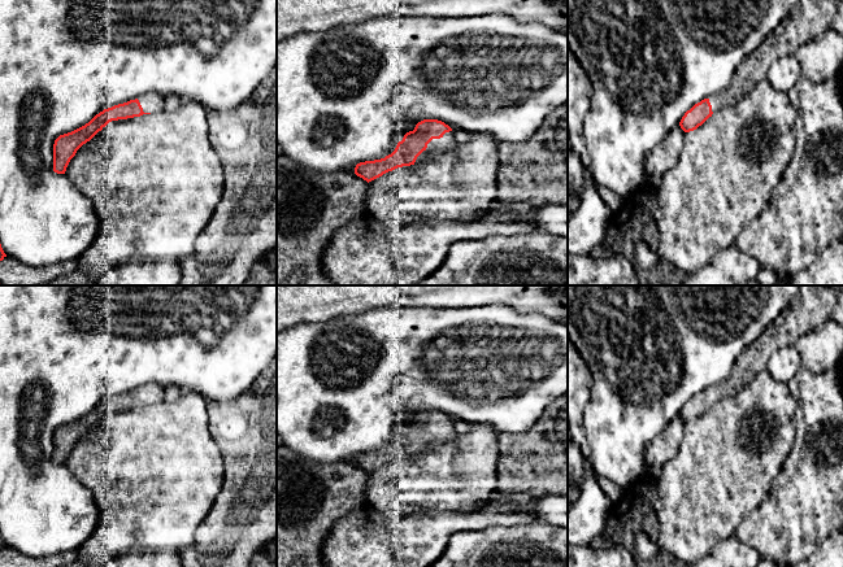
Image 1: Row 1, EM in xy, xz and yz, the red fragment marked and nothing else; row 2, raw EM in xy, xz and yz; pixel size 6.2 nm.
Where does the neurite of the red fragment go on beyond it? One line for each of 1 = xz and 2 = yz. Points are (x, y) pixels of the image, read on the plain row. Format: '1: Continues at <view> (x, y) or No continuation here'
1: Continues at xz (446, 434)
2: Continues at yz (813, 305)

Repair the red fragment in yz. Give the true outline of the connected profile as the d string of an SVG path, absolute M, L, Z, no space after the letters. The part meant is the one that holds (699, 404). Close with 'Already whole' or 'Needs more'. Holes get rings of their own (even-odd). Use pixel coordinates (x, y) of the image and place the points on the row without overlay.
M800 285L798 295L770 323L761 336L744 349L731 375L695 394L682 407L679 416L690 423L714 404L740 392L759 372L768 368L769 357L779 348L821 327L834 313L838 291L829 285Z. Needs more

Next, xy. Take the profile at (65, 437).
M145 384L139 389L104 400L84 416L60 426L53 435L53 462L65 464L77 441L90 432L109 413L153 405L164 400L164 388L158 384Z. Needs more

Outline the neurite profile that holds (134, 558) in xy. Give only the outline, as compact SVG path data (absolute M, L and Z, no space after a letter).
M130 550L103 567L182 567L179 550Z

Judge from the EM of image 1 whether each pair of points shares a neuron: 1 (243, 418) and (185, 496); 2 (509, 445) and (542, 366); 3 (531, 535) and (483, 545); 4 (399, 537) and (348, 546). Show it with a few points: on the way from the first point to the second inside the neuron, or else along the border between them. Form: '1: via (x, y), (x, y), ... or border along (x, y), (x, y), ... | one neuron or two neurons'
1: border along (208, 421), (211, 436), (224, 458) | two neurons
2: border along (541, 417), (526, 431), (499, 434) | two neurons
3: via (520, 541), (515, 545), (495, 545) | one neuron
4: via (386, 546), (361, 546) | one neuron

